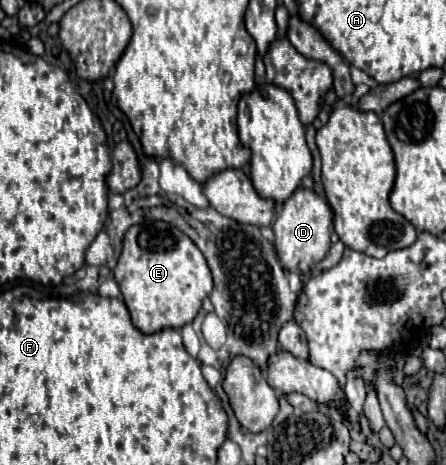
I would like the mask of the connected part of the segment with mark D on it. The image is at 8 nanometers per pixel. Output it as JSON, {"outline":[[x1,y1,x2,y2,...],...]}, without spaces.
{"outline":[[298,188,282,206,274,222,276,252,282,262,292,272,308,272,316,262,320,262,330,248,330,230,334,224,334,212,328,200,314,188]]}

